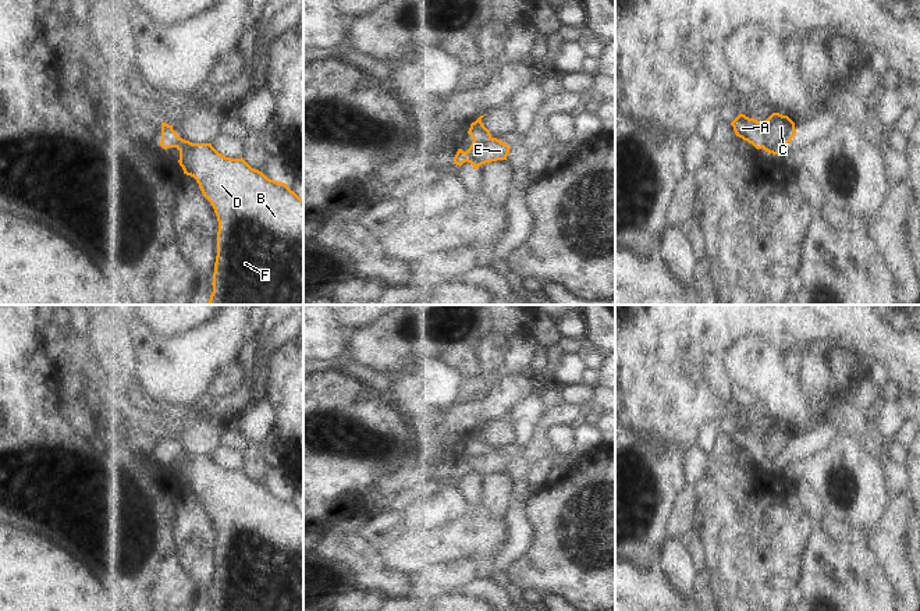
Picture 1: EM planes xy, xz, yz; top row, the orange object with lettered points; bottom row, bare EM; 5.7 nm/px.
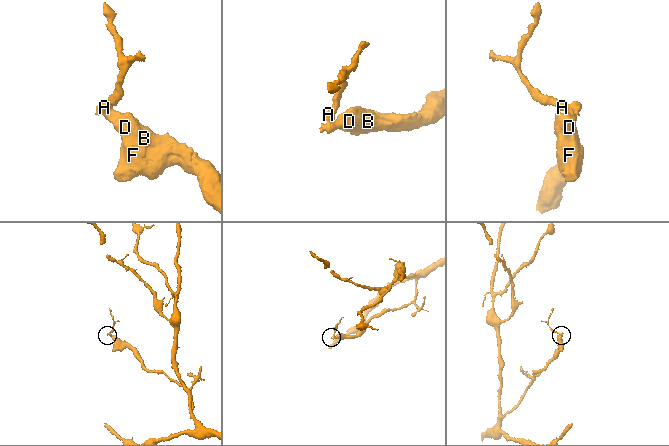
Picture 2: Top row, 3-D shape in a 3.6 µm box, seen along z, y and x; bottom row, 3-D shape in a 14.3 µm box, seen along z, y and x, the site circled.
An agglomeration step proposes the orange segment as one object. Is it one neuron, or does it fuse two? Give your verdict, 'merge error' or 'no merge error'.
merge error

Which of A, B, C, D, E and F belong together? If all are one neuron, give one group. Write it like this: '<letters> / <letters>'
A / B C D E F

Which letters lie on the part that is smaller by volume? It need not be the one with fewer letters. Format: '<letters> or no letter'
A

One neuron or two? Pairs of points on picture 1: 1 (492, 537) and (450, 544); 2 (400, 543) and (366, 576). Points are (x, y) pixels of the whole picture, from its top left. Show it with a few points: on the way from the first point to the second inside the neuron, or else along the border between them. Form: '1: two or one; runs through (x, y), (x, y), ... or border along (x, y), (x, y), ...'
1: one; runs through (482, 537), (472, 537), (460, 543)
2: two; border along (377, 553), (391, 575), (412, 575)

